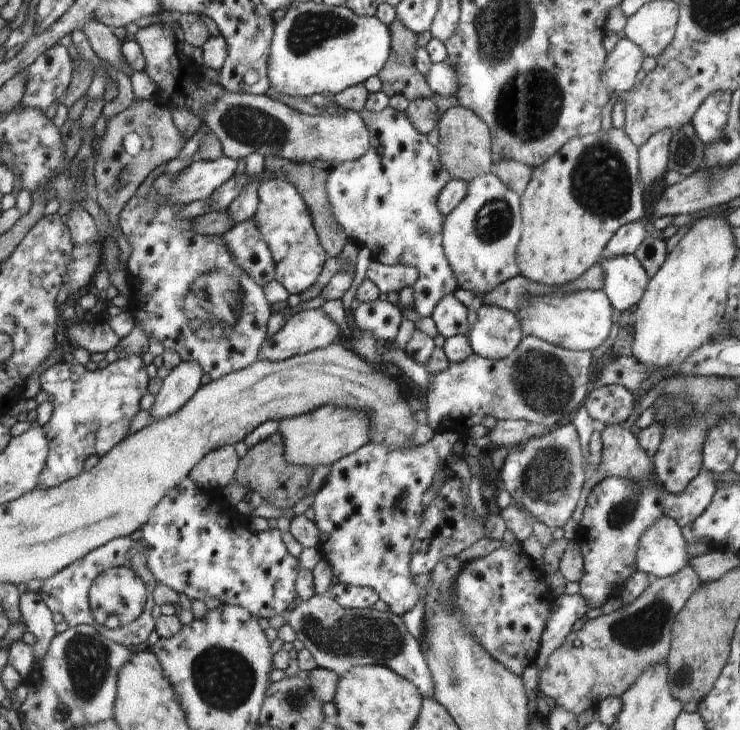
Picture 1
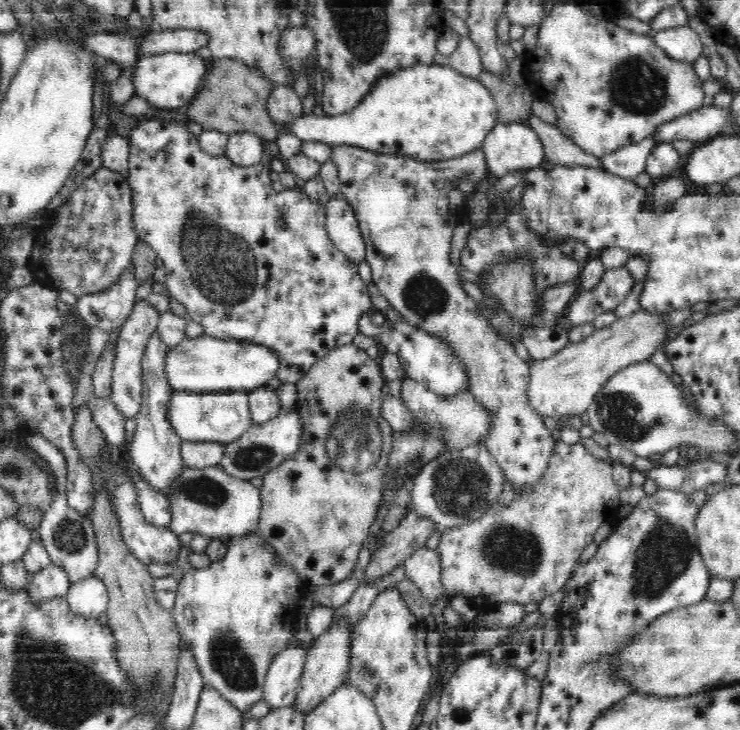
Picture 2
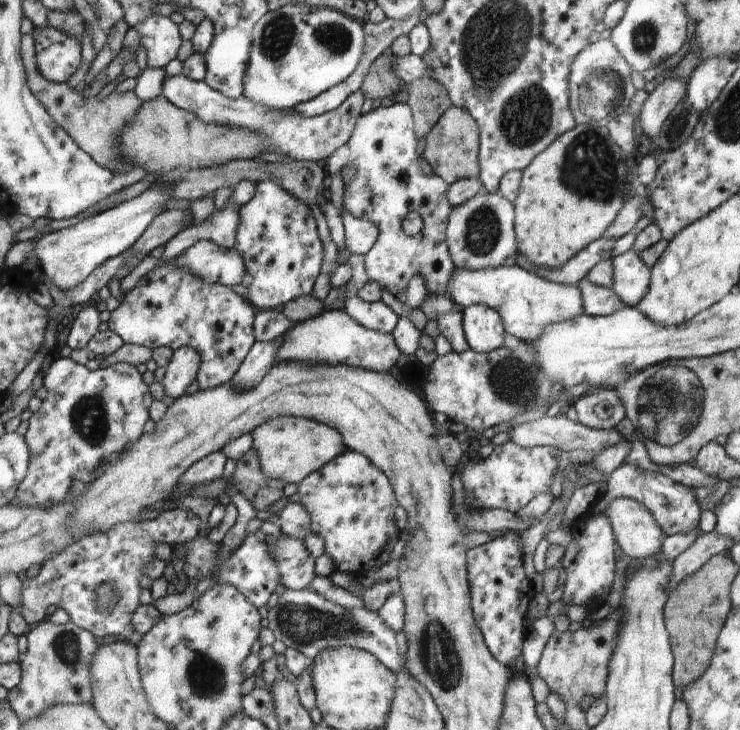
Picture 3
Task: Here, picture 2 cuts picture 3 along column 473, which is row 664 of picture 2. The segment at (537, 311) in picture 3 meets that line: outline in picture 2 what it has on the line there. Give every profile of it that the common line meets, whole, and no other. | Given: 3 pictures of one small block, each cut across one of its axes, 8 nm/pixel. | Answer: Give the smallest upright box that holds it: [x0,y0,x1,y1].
[263,643,307,709]

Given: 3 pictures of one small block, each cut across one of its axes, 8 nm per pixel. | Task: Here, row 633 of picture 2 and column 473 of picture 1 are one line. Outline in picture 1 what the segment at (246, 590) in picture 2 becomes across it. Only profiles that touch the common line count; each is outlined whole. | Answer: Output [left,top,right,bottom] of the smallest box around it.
[443,173,522,297]

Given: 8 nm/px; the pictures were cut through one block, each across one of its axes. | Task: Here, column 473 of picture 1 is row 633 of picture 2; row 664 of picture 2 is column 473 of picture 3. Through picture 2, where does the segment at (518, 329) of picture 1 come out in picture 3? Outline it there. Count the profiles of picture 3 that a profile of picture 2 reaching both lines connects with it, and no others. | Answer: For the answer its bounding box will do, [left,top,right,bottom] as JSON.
[462,304,505,353]

